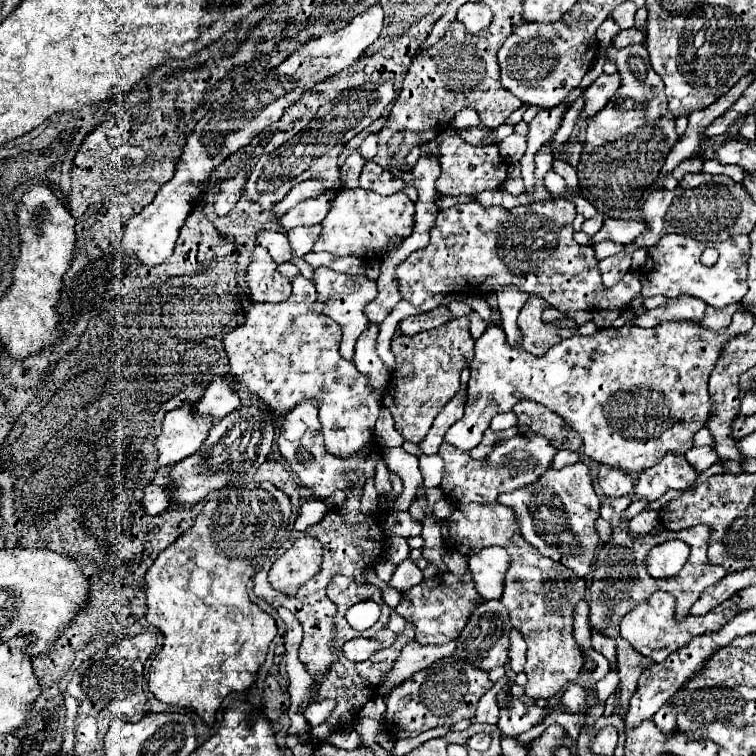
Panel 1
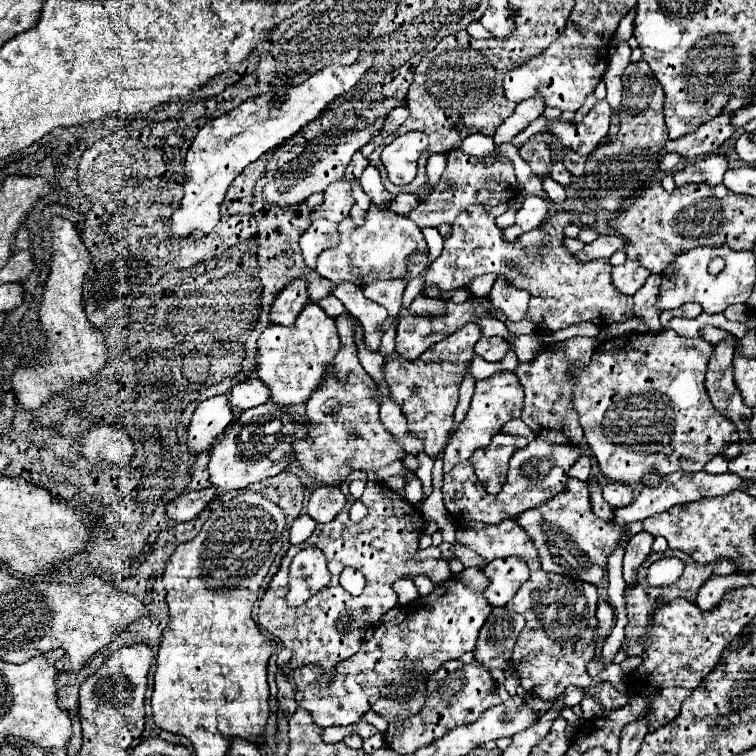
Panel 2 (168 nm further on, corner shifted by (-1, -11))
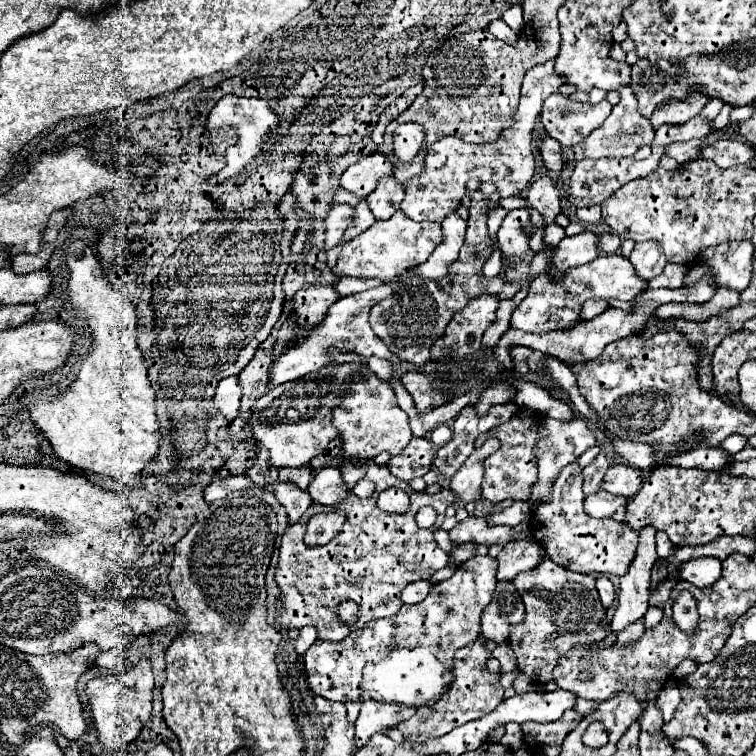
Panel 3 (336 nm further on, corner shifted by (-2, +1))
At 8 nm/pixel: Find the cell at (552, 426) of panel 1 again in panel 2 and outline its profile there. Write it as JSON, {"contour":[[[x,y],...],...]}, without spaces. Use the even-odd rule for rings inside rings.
{"contour":[[[575,336],[575,338],[553,344],[553,348],[543,346],[541,352],[533,360],[519,362],[515,374],[525,388],[525,402],[523,402],[521,420],[531,428],[531,432],[535,436],[539,436],[539,426],[541,426],[543,430],[549,432],[549,438],[553,442],[571,444],[571,446],[583,444],[583,432],[581,432],[581,426],[577,424],[577,414],[573,412],[573,406],[571,406],[573,380],[567,378],[565,366],[587,364],[591,360],[591,354],[595,348],[597,348],[597,338]]]}

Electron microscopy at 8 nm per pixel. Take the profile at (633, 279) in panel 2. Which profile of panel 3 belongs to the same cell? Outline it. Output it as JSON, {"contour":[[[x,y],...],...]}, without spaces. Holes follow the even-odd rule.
{"contour":[[[656,240],[638,242],[630,254],[630,262],[642,280],[652,280],[652,278],[660,276],[664,266],[668,264],[668,260]]]}

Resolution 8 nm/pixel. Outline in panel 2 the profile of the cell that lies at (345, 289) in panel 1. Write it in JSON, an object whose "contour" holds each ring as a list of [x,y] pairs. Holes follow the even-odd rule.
{"contour":[[[343,312],[335,316],[335,324],[341,350],[337,352],[329,372],[337,376],[337,380],[331,380],[329,376],[323,388],[307,400],[309,430],[305,438],[293,442],[293,460],[307,476],[313,476],[323,486],[339,486],[353,470],[377,472],[379,468],[405,458],[401,446],[393,440],[393,436],[389,436],[389,432],[385,432],[385,428],[381,428],[379,404],[371,400],[373,380],[367,378],[367,372],[361,368],[357,358],[355,328],[359,326],[359,320],[349,312]]]}

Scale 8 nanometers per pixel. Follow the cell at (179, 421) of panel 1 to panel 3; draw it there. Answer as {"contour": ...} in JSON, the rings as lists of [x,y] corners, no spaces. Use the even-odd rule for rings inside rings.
{"contour":[[[228,376],[224,378],[218,388],[216,388],[216,396],[214,396],[214,404],[222,406],[222,410],[234,410],[234,414],[238,416],[240,410],[240,398],[242,398],[242,390],[238,384],[238,376]]]}

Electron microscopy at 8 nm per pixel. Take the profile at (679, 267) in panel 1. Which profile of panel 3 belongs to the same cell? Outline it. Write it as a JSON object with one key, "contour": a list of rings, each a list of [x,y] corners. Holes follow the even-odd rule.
{"contour":[[[726,242],[714,248],[706,248],[698,260],[690,266],[686,284],[698,282],[706,272],[712,272],[718,286],[730,290],[744,290],[752,278],[752,252],[750,242]]]}

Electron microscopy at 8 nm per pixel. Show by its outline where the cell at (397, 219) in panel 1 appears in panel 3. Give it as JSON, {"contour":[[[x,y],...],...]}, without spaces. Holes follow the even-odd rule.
{"contour":[[[398,210],[390,220],[378,220],[372,228],[362,232],[358,238],[346,242],[344,246],[334,246],[326,252],[328,266],[336,276],[356,276],[356,278],[380,278],[388,282],[400,276],[404,270],[416,268],[428,260],[434,248],[444,240],[442,226],[438,222],[416,222]]]}

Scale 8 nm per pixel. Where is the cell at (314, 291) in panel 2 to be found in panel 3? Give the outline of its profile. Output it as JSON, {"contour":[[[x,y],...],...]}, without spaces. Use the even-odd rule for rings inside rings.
{"contour":[[[338,278],[338,284],[334,284],[334,288],[342,294],[342,296],[348,296],[348,294],[356,294],[356,292],[362,292],[362,290],[368,290],[372,286],[380,286],[382,282],[380,280],[358,280],[358,278]]]}

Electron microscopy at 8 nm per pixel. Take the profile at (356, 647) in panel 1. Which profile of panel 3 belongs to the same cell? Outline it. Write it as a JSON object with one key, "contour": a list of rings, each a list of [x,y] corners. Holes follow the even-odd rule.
{"contour":[[[474,556],[458,566],[456,574],[440,584],[434,584],[424,602],[408,606],[404,604],[398,614],[390,618],[378,618],[368,622],[362,630],[350,632],[340,642],[316,640],[304,654],[304,666],[308,674],[308,684],[316,696],[338,702],[394,702],[404,706],[428,706],[434,704],[452,686],[452,662],[454,652],[472,644],[480,634],[480,614],[490,604],[496,588],[496,558]]]}

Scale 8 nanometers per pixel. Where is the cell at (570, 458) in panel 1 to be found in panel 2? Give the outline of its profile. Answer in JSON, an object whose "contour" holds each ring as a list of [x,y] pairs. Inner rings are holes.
{"contour":[[[579,456],[577,462],[569,470],[569,476],[579,478],[579,480],[587,480],[589,472],[591,472],[591,458],[589,456]]]}

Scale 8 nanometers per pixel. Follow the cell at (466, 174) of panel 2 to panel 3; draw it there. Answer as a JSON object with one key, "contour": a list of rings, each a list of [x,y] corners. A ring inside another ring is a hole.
{"contour":[[[554,60],[534,66],[526,72],[524,84],[522,84],[522,96],[520,96],[520,106],[514,118],[514,126],[506,130],[506,134],[500,136],[498,142],[494,144],[466,144],[454,136],[442,138],[434,142],[426,150],[424,158],[424,172],[420,176],[414,176],[408,180],[404,186],[404,202],[402,202],[402,212],[410,216],[412,220],[424,222],[442,222],[444,216],[454,210],[460,204],[460,198],[466,194],[466,182],[470,178],[480,178],[482,182],[490,180],[498,186],[498,194],[502,198],[512,196],[522,192],[528,182],[534,176],[534,154],[532,154],[532,130],[536,116],[540,114],[542,100],[550,96],[550,92],[556,92],[562,84],[566,84],[564,76],[554,72]]]}

